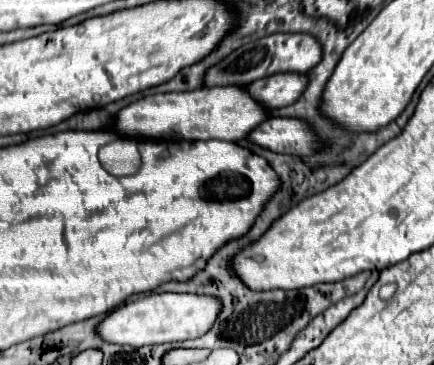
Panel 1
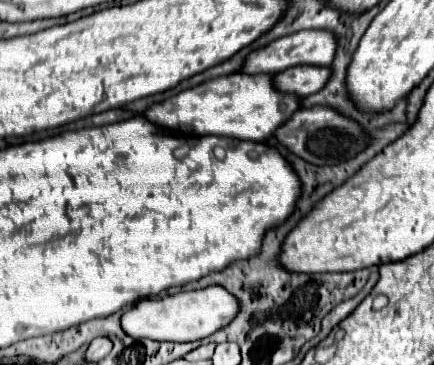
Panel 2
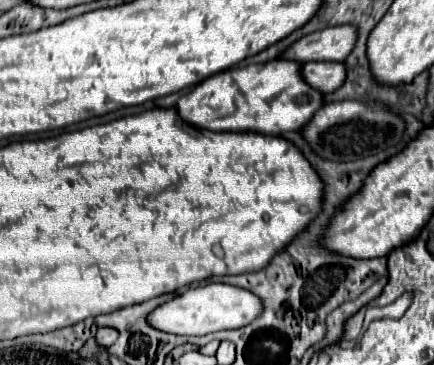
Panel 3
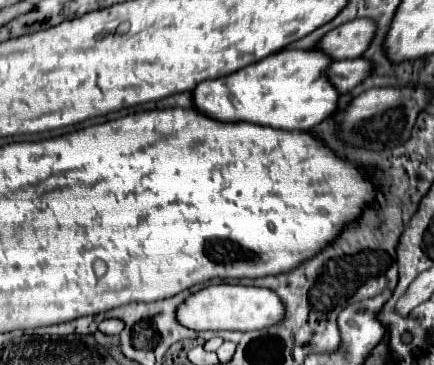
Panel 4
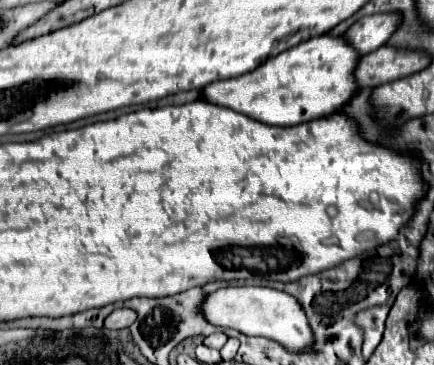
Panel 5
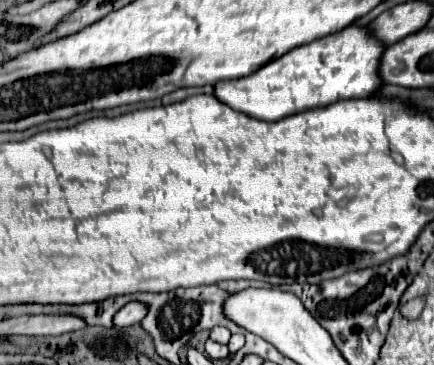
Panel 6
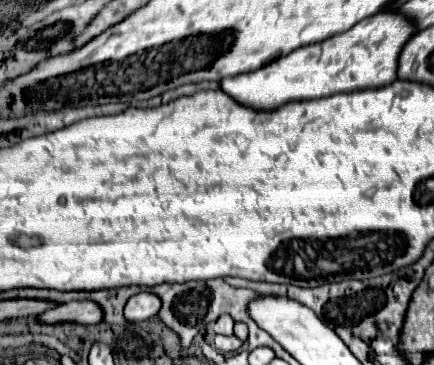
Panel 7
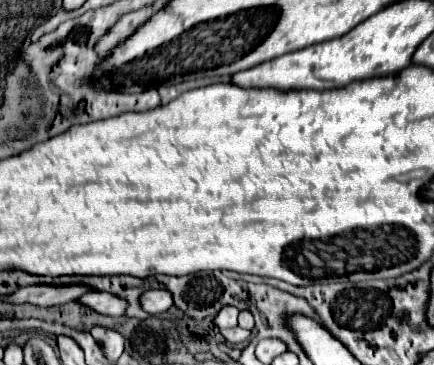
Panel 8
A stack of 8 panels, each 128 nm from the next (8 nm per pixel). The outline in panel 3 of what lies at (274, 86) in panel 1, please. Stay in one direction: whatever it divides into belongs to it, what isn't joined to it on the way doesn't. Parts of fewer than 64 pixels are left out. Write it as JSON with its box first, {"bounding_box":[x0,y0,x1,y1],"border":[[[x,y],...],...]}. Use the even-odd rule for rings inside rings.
{"bounding_box":[302,62,344,94],"border":[[[306,62],[302,66],[302,76],[312,88],[320,90],[322,94],[330,94],[332,90],[340,88],[340,84],[344,84],[344,64]]]}

